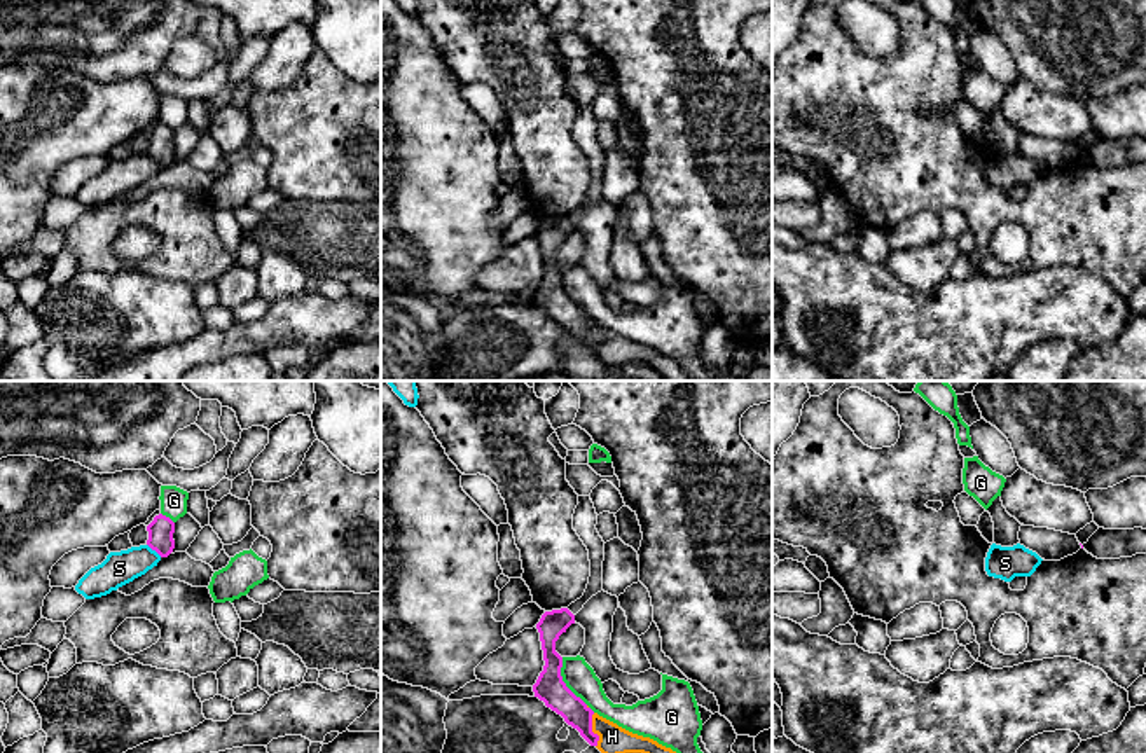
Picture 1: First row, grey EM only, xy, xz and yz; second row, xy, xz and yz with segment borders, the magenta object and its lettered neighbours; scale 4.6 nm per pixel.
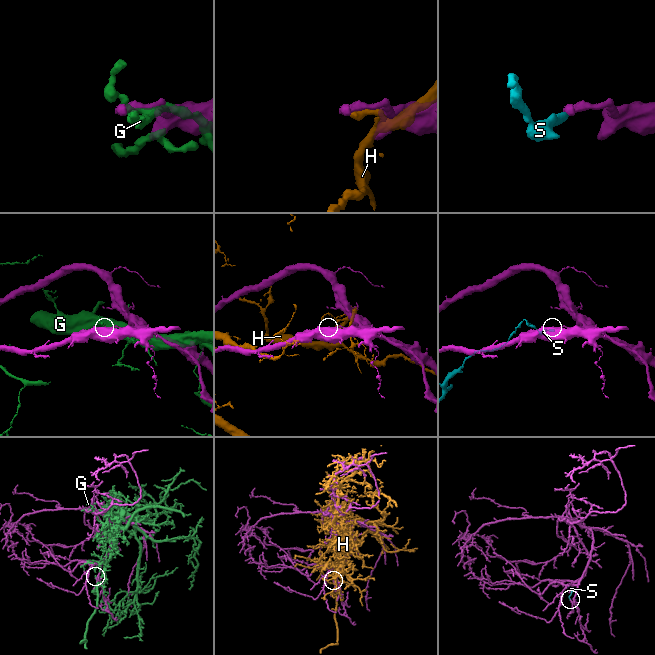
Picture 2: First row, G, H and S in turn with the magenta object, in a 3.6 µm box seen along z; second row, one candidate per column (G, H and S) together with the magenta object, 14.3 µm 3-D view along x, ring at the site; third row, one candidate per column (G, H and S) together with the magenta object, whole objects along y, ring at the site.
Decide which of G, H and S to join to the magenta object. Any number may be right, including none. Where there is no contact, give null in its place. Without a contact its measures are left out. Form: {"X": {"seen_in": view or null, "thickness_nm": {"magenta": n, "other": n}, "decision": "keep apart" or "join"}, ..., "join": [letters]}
{"G": {"seen_in": "xz", "thickness_nm": {"magenta": 140, "other": 140}, "decision": "keep apart"}, "H": {"seen_in": "xz", "thickness_nm": {"magenta": 130, "other": 140}, "decision": "keep apart"}, "S": {"seen_in": "xy", "thickness_nm": {"magenta": 120, "other": 160}, "decision": "keep apart"}, "join": []}

